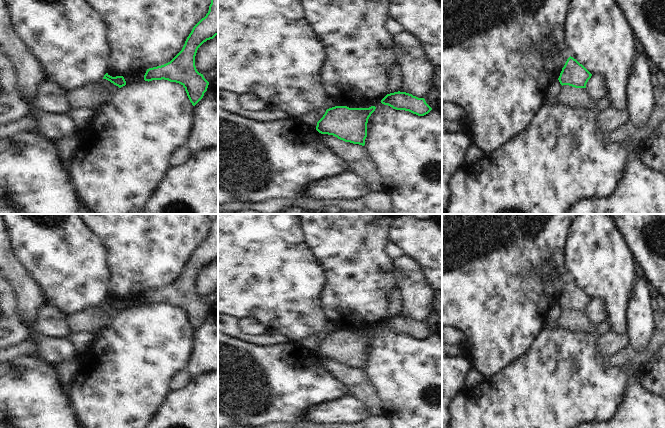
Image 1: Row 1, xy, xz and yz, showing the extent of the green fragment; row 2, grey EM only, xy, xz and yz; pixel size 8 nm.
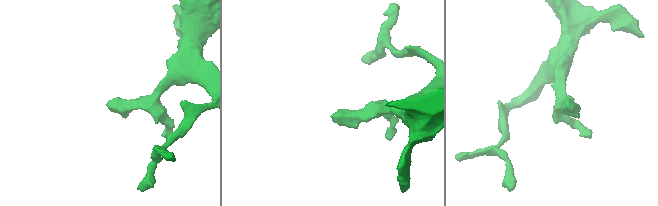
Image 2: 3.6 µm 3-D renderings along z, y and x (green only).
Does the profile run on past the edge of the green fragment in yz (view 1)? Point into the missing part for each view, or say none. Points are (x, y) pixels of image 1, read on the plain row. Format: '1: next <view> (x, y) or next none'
1: next none

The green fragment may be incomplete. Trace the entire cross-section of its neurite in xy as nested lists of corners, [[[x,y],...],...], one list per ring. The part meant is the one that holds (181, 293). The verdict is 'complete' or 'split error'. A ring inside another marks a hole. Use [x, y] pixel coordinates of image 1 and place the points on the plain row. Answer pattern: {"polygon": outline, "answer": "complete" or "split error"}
{"polygon": [[[207,214],[211,228],[209,235],[192,253],[182,274],[168,287],[147,293],[144,304],[168,304],[181,308],[195,330],[207,315],[209,306],[195,290],[198,272],[218,259],[218,214]]], "answer": "complete"}

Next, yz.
{"polygon": [[[569,281],[562,292],[558,302],[560,308],[569,309],[575,312],[586,312],[592,298],[576,283]]], "answer": "complete"}

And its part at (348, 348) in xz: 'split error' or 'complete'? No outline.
complete

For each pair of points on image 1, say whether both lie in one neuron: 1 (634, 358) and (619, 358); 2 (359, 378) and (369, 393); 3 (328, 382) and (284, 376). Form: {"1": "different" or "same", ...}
{"1": "same", "2": "same", "3": "same"}

